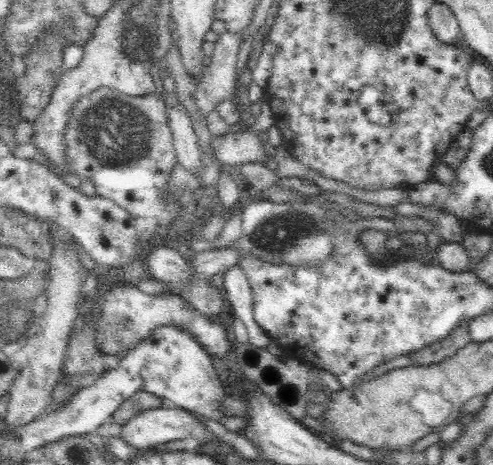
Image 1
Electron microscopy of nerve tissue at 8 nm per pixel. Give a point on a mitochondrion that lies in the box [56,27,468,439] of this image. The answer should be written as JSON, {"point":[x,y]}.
{"point":[119,135]}

